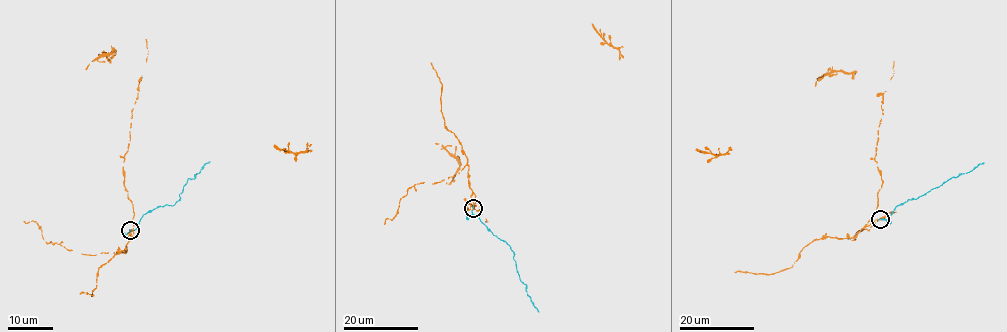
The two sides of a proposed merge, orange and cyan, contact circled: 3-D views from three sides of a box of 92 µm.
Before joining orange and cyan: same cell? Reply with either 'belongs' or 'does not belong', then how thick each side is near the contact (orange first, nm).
belongs; 100 nm thick on the orange side, 220 nm on the other

